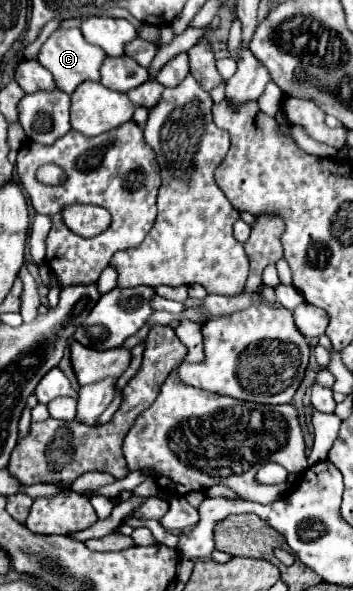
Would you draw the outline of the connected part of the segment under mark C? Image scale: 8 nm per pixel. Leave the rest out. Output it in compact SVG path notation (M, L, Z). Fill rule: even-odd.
M57 28L41 46L37 60L41 66L45 66L57 84L59 90L71 94L83 80L99 80L99 66L105 58L105 52L99 46L87 44L81 36L79 28Z

